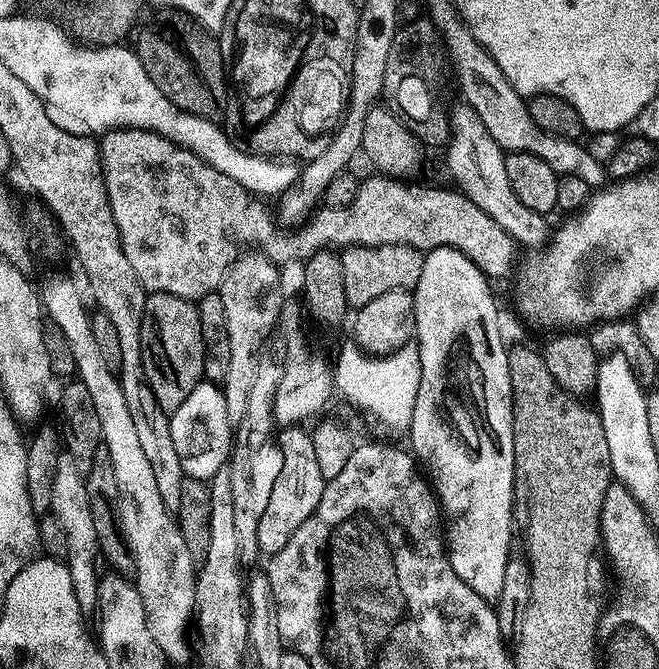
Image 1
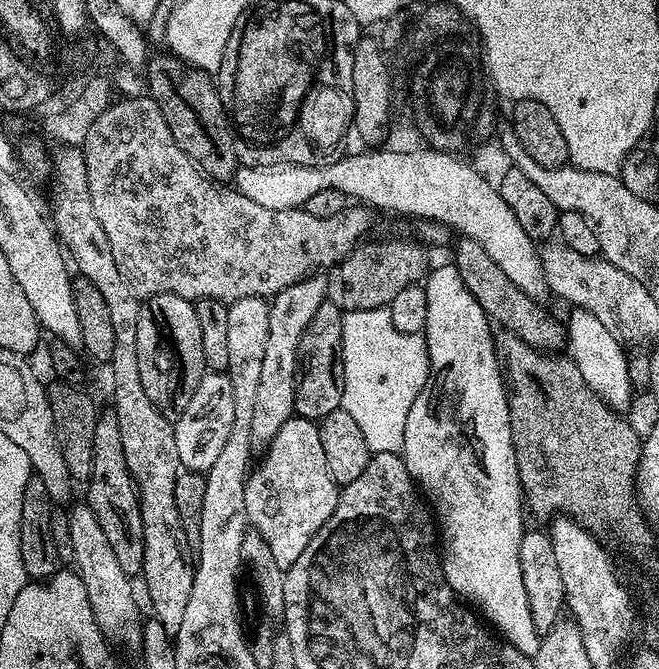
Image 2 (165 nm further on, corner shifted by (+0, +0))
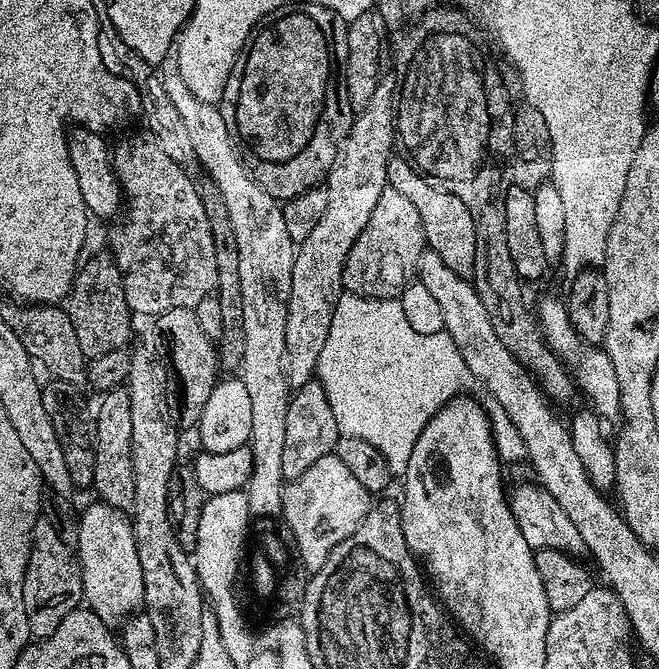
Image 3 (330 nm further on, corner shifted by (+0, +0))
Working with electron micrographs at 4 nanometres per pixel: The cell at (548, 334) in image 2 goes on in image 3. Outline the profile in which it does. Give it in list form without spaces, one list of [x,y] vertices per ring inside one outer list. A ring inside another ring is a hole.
[[[394,158],[386,166],[388,183],[394,190],[406,194],[410,203],[418,209],[418,214],[422,218],[422,230],[424,231],[425,245],[454,274],[468,278],[472,275],[472,255],[474,254],[474,218],[470,218],[470,210],[466,210],[466,202],[458,198],[458,194],[450,194],[439,184],[433,182],[423,172],[412,167],[411,163],[404,158]]]

